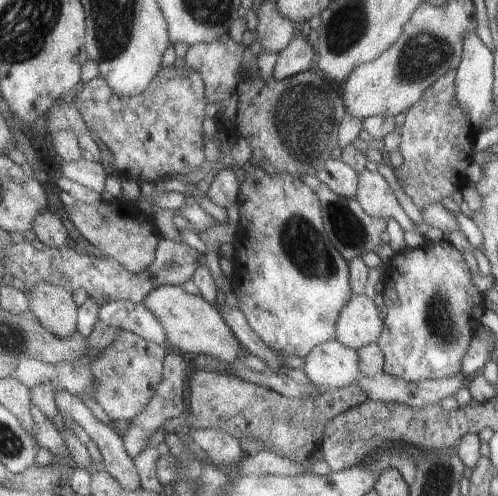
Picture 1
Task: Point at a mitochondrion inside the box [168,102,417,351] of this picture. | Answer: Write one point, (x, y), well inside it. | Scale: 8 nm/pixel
(304, 243)

